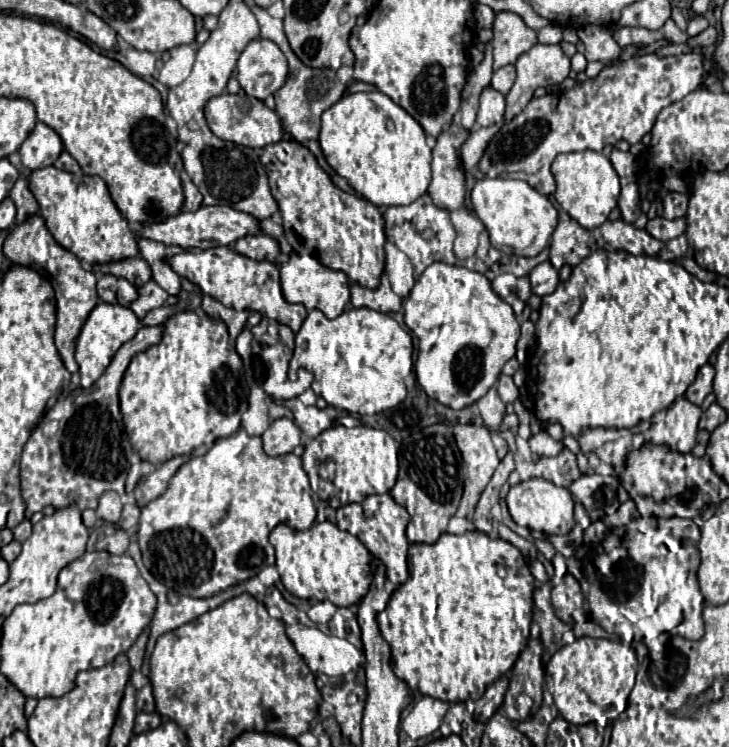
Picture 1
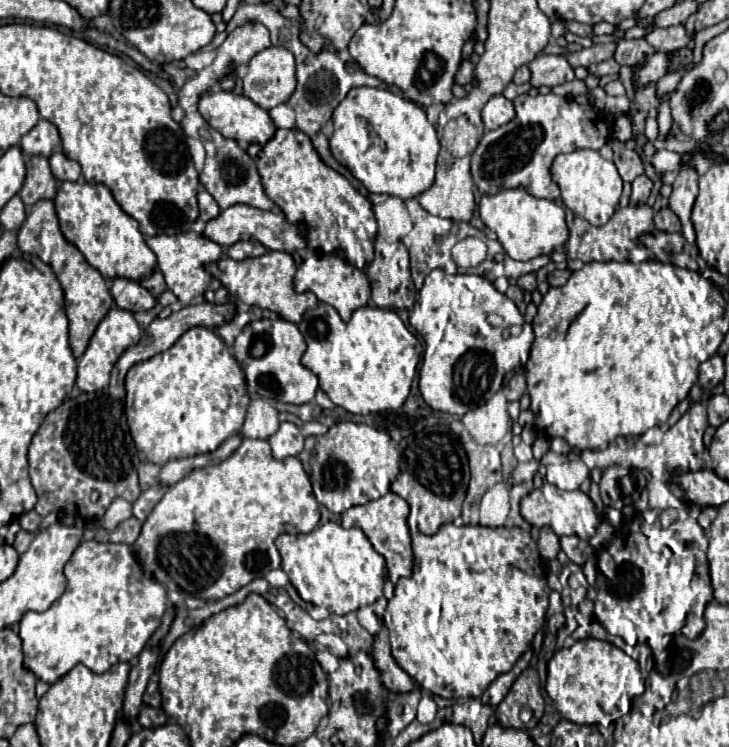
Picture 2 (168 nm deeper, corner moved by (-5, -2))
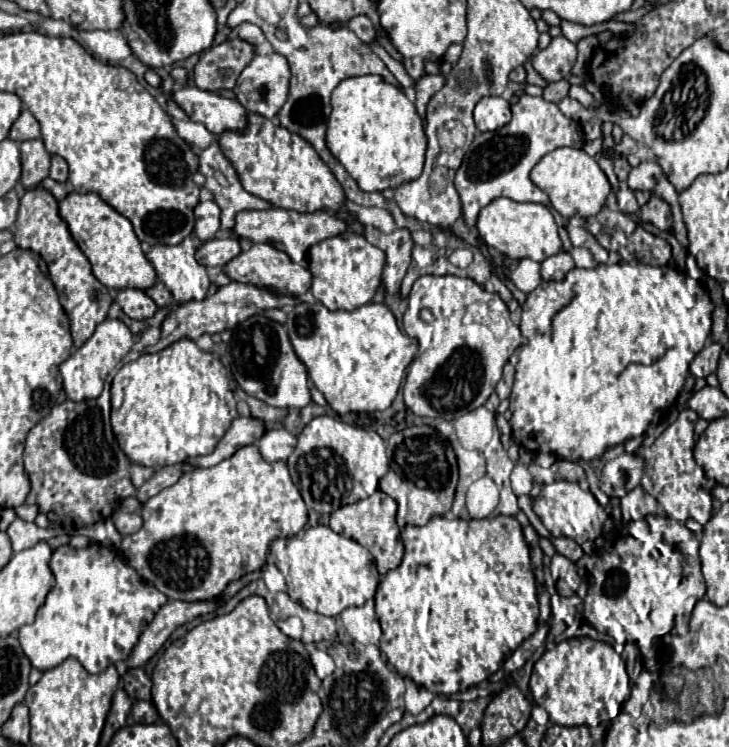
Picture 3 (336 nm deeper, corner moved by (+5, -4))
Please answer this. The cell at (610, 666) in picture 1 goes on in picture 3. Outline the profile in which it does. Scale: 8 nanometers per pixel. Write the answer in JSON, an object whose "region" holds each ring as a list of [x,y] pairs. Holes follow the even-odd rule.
{"region":[[[569,638],[547,650],[533,666],[529,680],[533,700],[547,710],[549,720],[559,726],[595,728],[603,720],[616,718],[613,702],[619,706],[629,698],[629,676],[623,658],[607,644],[593,638]]]}

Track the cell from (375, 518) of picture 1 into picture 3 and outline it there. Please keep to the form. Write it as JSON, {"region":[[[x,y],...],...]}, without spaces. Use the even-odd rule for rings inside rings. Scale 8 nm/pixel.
{"region":[[[377,490],[373,496],[369,496],[365,500],[359,500],[355,504],[341,506],[339,510],[335,510],[331,514],[329,526],[333,532],[343,534],[343,536],[359,542],[361,546],[365,546],[373,554],[377,570],[383,576],[389,570],[397,568],[403,560],[403,542],[399,540],[399,526],[395,522],[395,514],[397,514],[397,502],[391,496],[387,496],[385,492]]]}

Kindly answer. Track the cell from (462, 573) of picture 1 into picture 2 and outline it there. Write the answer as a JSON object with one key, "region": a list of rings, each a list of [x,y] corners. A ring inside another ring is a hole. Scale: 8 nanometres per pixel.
{"region":[[[443,524],[437,534],[425,536],[425,534],[412,534],[412,549],[415,554],[415,568],[411,578],[401,578],[395,584],[395,596],[388,601],[383,617],[385,627],[389,632],[391,654],[395,662],[425,690],[431,694],[437,694],[441,698],[481,698],[481,694],[487,690],[487,686],[499,676],[513,668],[513,664],[519,660],[519,656],[529,648],[533,642],[535,632],[545,624],[545,612],[547,612],[547,600],[549,600],[549,586],[545,582],[545,570],[541,564],[541,556],[537,550],[535,540],[529,536],[529,532],[521,528],[485,528],[485,526],[455,526],[455,524]]]}

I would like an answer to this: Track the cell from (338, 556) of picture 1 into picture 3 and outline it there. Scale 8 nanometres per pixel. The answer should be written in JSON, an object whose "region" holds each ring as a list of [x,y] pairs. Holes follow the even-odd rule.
{"region":[[[329,526],[306,527],[299,531],[297,536],[277,538],[269,547],[266,566],[268,563],[274,564],[280,572],[283,572],[283,576],[287,578],[289,592],[307,610],[319,612],[323,616],[337,616],[349,606],[363,606],[367,600],[375,596],[375,590],[379,586],[379,572],[375,568],[375,562],[369,550],[365,550],[355,540],[333,532]]]}

